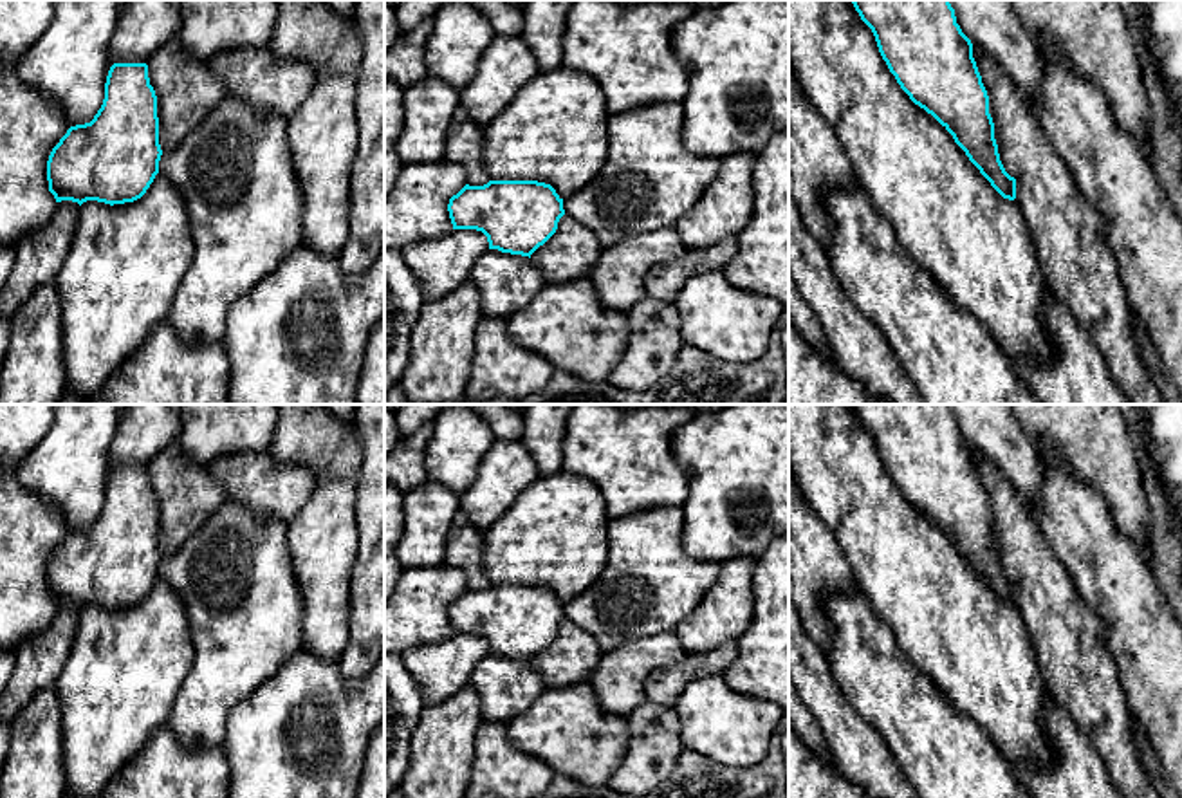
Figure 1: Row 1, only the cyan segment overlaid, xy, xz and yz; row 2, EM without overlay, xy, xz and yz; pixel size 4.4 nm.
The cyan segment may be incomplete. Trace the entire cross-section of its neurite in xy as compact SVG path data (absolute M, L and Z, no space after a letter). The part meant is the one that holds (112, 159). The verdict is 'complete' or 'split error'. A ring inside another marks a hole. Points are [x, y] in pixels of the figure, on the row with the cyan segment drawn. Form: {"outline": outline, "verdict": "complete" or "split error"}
{"outline": "M114 63L105 99L90 123L67 130L47 161L56 202L125 204L141 199L155 175L159 144L157 96L146 63Z", "verdict": "complete"}

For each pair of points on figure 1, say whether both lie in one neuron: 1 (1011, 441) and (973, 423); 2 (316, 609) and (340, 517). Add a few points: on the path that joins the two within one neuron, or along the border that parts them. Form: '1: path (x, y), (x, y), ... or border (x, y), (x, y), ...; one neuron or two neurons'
1: path (1002, 439), (982, 423); one neuron
2: path (323, 585), (323, 540); one neuron

